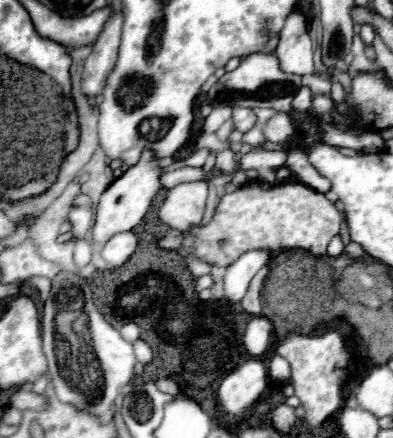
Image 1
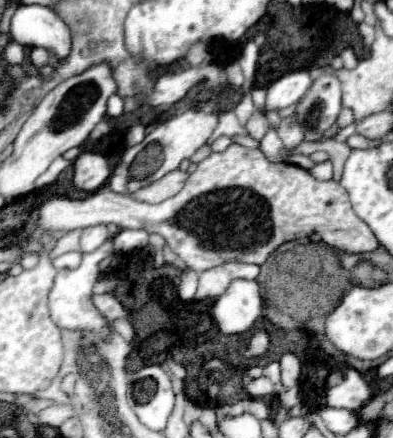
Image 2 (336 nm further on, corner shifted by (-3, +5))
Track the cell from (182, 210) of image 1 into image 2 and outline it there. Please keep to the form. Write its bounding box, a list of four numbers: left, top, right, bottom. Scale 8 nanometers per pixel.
[129,170,187,204]

